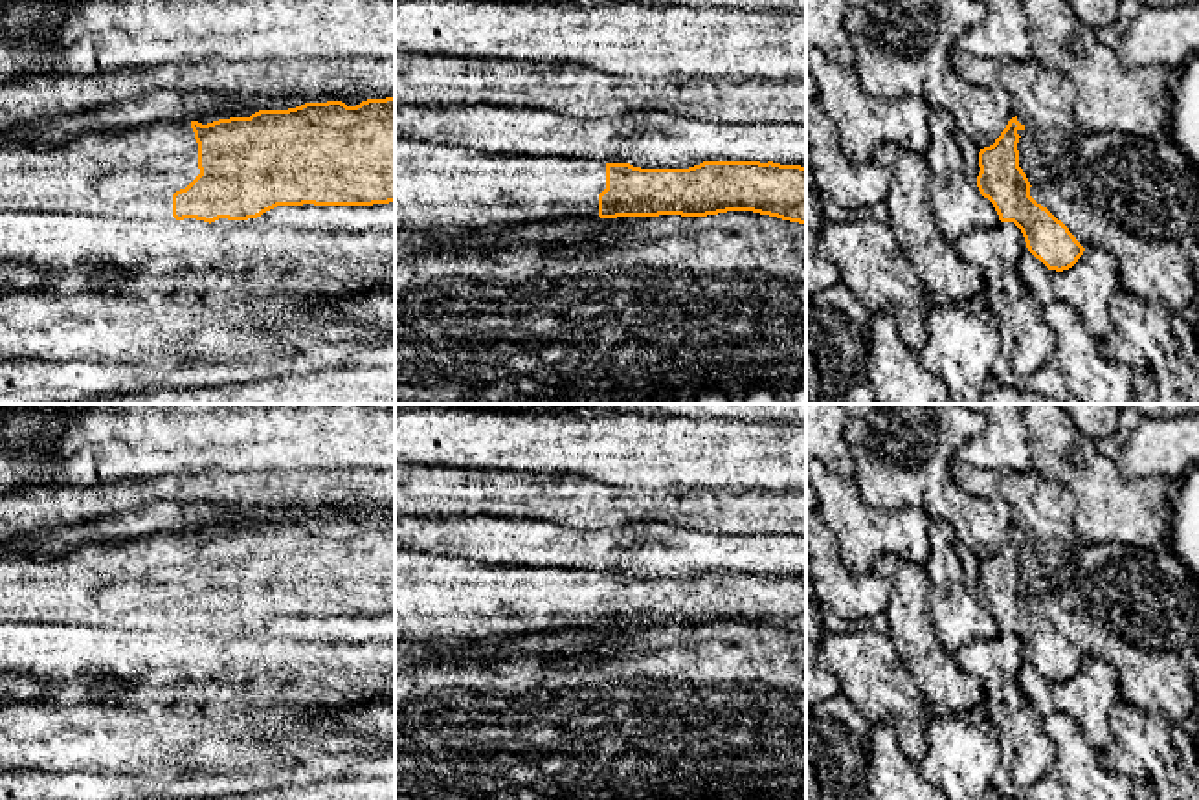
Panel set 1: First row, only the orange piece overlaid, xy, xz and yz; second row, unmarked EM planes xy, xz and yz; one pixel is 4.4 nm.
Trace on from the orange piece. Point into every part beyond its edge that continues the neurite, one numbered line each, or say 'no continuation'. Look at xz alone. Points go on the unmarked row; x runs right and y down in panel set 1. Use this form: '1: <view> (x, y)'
1: xz (437, 599)

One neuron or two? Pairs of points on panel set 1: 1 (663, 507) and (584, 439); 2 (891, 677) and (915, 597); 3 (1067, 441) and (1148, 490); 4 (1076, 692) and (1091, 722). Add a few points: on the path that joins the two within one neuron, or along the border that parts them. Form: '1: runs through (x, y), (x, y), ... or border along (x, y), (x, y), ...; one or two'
1: border along (597, 477), (621, 487), (649, 487), (682, 494); two
2: border along (885, 635), (895, 655), (922, 692); two
3: runs through (1087, 461), (1117, 490), (1128, 490); one
4: runs through (1084, 700), (1091, 707), (1091, 714); one

